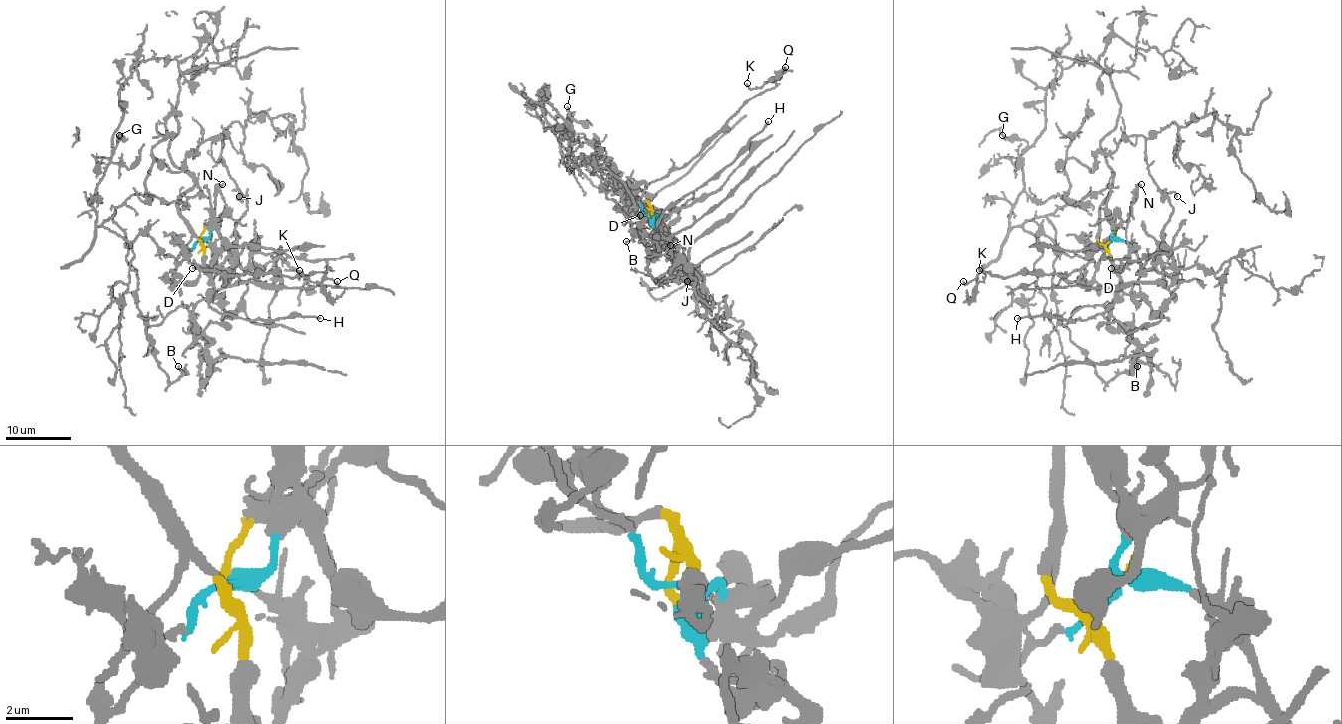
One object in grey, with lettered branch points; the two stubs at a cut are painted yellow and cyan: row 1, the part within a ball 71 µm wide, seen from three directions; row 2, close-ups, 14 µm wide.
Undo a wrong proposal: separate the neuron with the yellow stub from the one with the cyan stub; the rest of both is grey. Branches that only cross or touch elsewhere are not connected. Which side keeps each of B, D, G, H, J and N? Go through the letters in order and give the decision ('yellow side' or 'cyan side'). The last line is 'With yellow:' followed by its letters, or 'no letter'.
B: cyan side
D: yellow side
G: cyan side
H: yellow side
J: cyan side
N: yellow side
With yellow: D, H, N

